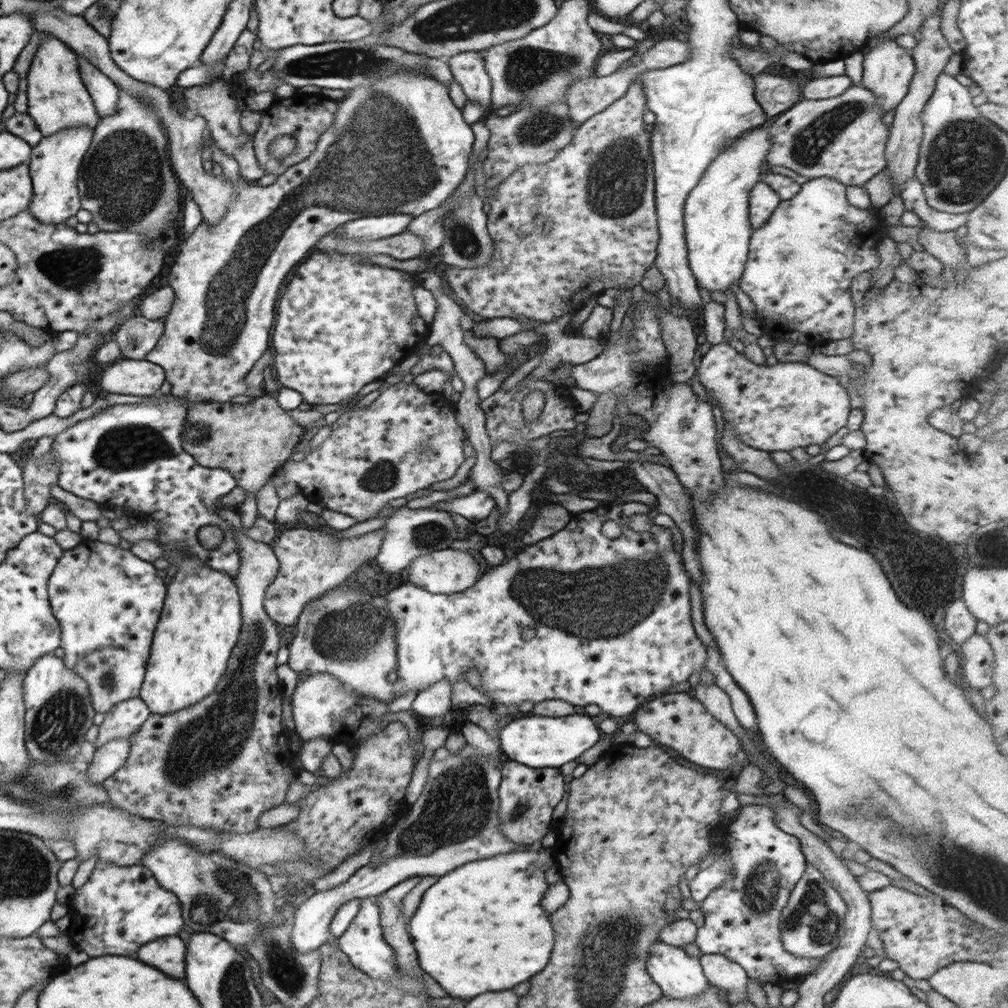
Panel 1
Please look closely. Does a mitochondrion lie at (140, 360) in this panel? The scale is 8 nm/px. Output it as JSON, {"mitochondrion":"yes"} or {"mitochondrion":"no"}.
{"mitochondrion":"no"}

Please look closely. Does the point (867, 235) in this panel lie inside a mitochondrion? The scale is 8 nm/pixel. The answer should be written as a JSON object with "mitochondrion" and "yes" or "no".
{"mitochondrion":"no"}

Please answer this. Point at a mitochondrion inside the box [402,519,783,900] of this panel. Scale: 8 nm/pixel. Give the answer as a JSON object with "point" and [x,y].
{"point":[572,600]}

